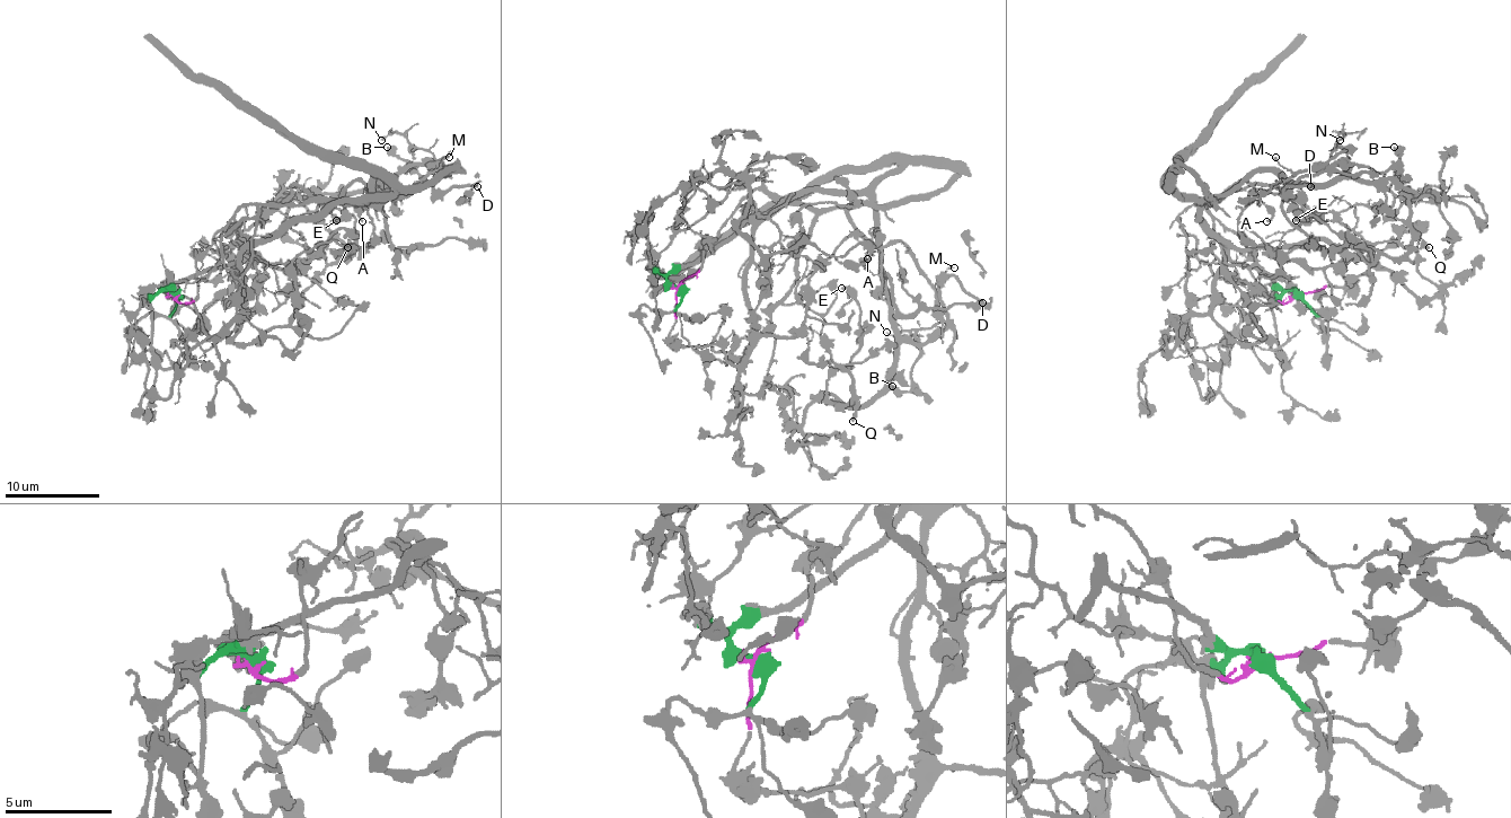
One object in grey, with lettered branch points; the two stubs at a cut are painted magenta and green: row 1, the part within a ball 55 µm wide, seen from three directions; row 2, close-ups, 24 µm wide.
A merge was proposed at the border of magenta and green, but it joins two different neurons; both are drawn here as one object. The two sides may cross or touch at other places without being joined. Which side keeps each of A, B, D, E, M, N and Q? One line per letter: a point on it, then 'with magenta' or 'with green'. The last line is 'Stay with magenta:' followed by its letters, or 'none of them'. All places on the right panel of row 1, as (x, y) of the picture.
A: (1266, 221) | with magenta
B: (1394, 147) | with green
D: (1310, 186) | with green
E: (1296, 220) | with green
M: (1275, 157) | with magenta
N: (1340, 140) | with magenta
Q: (1429, 247) | with green
Stay with magenta: A, M, N

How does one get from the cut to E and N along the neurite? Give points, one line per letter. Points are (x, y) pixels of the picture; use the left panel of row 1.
E: (171, 295), (162, 290), (359, 202), (373, 170), (390, 178), (321, 213), (347, 256), (354, 218), (335, 221)
N: (171, 295), (195, 297), (243, 207), (430, 170), (380, 140)

